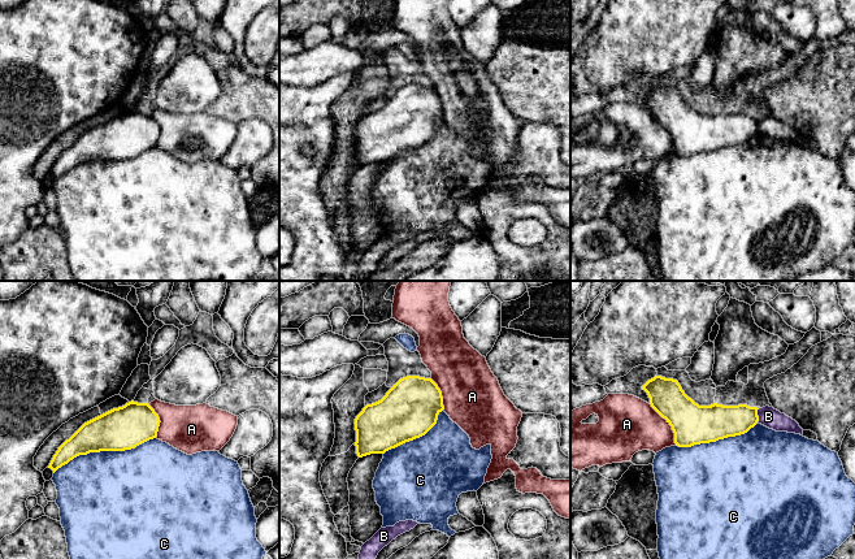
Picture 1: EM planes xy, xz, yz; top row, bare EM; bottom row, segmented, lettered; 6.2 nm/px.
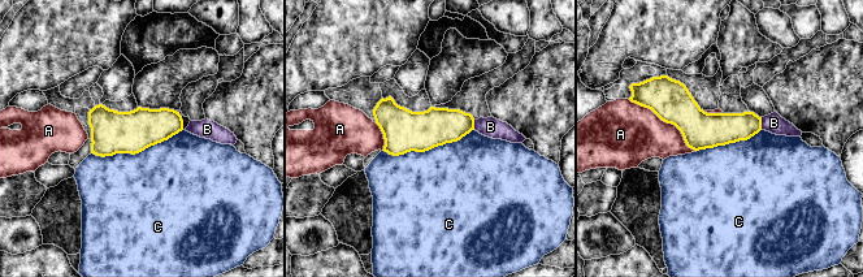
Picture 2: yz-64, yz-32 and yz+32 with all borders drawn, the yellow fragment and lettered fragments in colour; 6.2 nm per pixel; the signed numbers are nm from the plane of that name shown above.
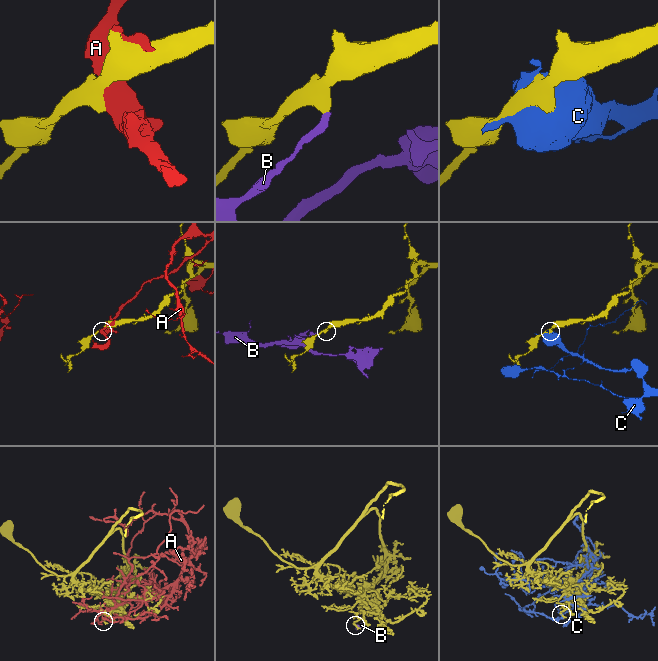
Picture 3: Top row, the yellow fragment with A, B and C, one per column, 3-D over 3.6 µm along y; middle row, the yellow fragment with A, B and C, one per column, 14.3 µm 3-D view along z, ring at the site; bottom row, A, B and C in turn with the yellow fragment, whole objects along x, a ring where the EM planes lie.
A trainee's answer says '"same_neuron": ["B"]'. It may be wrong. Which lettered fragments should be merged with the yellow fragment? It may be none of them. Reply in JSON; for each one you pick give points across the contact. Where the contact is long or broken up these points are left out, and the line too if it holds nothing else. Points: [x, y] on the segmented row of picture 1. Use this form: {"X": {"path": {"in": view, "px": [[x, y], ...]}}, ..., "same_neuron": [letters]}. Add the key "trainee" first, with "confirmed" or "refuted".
{"trainee": "refuted", "same_neuron": []}

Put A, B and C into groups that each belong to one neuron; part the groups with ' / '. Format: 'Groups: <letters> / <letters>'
Groups: A / B / C

